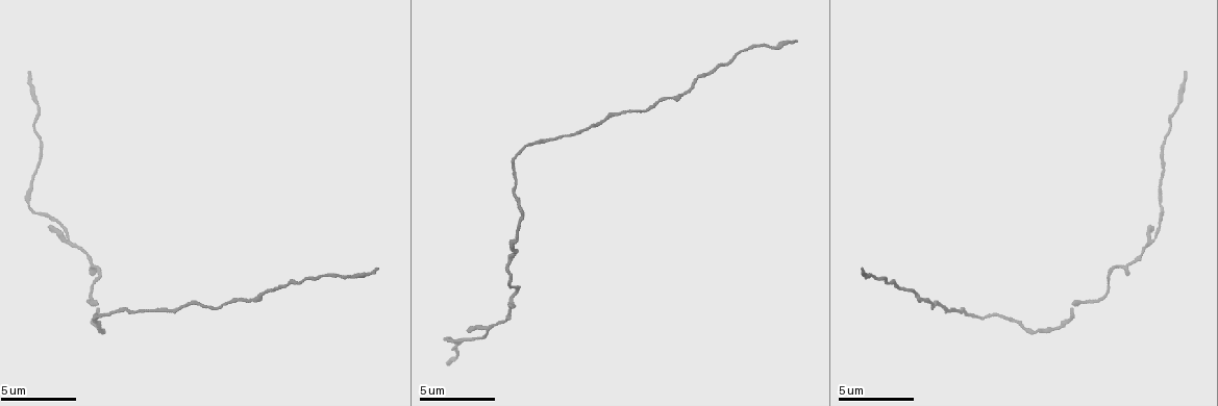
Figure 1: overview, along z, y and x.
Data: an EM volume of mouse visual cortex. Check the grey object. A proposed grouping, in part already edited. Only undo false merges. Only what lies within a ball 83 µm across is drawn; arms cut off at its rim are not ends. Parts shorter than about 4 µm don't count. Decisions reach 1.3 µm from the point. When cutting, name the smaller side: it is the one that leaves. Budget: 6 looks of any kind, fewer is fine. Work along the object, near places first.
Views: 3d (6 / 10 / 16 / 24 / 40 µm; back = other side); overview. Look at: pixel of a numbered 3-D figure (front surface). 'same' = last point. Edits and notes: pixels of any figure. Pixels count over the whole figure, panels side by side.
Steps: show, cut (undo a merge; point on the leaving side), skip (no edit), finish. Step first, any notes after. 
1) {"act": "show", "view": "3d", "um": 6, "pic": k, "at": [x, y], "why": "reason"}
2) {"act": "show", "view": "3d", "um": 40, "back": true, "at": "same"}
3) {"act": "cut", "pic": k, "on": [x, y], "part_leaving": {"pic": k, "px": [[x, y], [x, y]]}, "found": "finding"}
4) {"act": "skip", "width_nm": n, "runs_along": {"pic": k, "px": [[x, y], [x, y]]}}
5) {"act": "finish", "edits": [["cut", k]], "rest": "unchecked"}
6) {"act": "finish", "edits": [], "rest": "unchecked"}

{"act": "show", "view": "3d", "um": 10, "pic": 1, "at": [1107, 274], "why": "thick turns thin"}

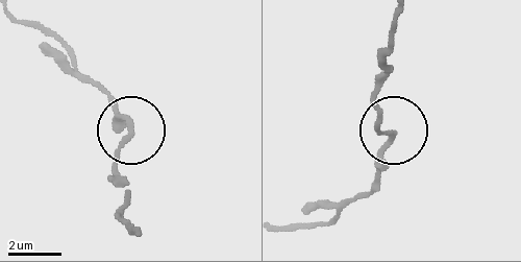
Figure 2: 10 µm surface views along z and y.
{"act": "show", "view": "3d", "um": 6, "pic": 2, "at": [391, 132]}

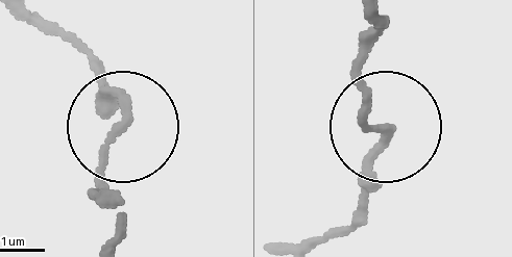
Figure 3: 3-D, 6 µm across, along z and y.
{"act": "skip", "runs_along": {"pic": 3, "px": [[379, 17], [356, 80], [367, 122], [390, 129], [348, 233]]}, "found": "all the same neuron"}

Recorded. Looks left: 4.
{"act": "show", "view": "3d", "um": 10, "pic": 1, "at": [1154, 238], "why": "two arms in line, one across"}

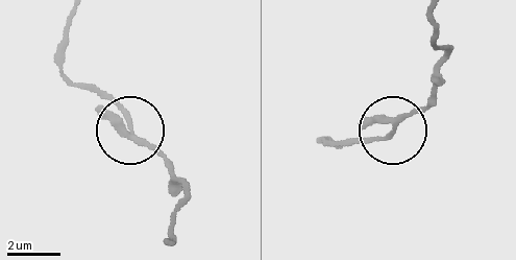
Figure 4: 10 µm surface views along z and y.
{"act": "skip", "runs_along": {"pic": 4, "px": [[169, 243], [182, 183], [140, 140], [126, 113], [89, 89]]}, "found": "one neuron here"}

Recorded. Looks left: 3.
{"act": "show", "view": "3d", "um": 16, "pic": 1, "at": [240, 301]}

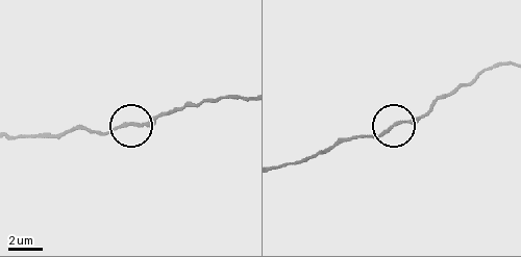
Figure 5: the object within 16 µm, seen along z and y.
{"act": "skip", "width_nm": 170, "runs_along": {"pic": 5, "px": [[279, 166], [360, 137], [380, 135], [429, 111]]}, "found": "all the same neuron"}

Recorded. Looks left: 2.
{"act": "finish", "edits": [], "rest": "unchecked"}

